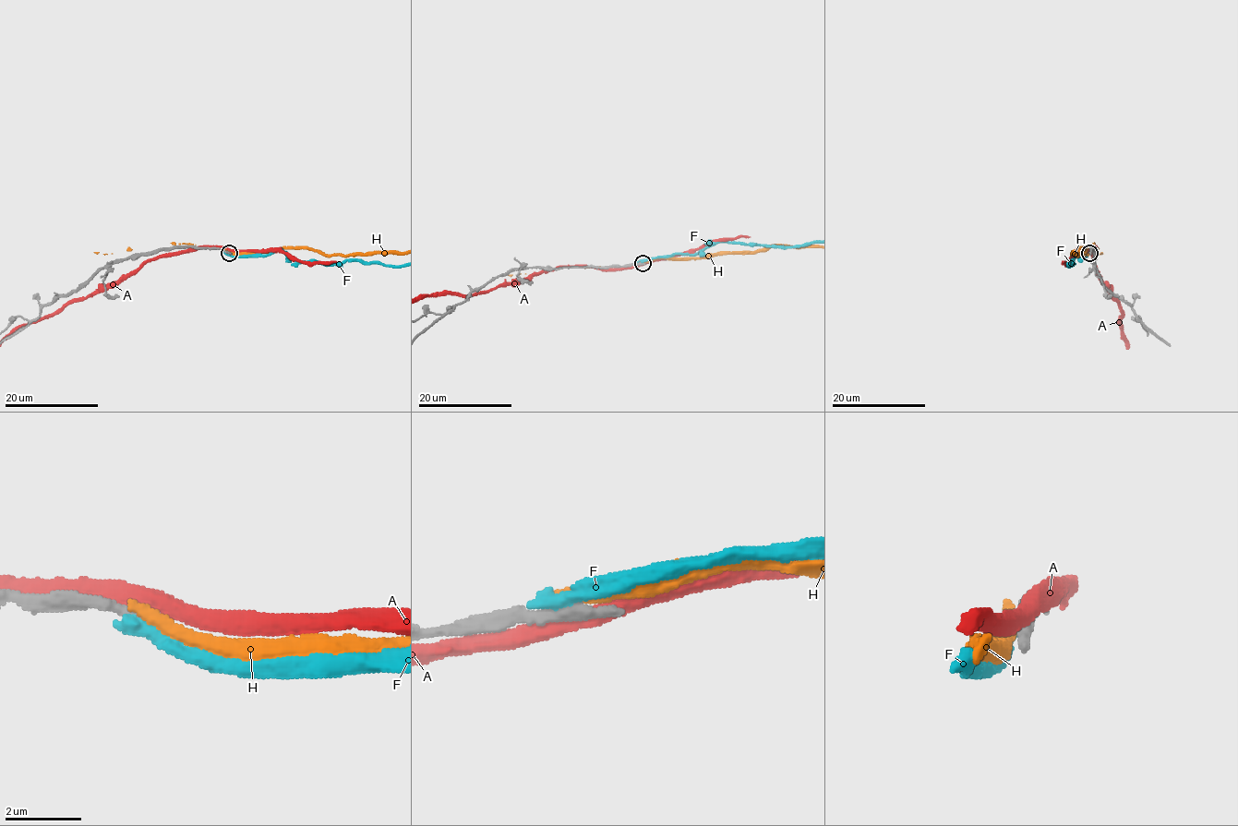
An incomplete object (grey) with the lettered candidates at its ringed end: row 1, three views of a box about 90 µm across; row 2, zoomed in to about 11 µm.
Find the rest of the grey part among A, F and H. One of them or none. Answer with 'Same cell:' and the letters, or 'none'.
Same cell: none

